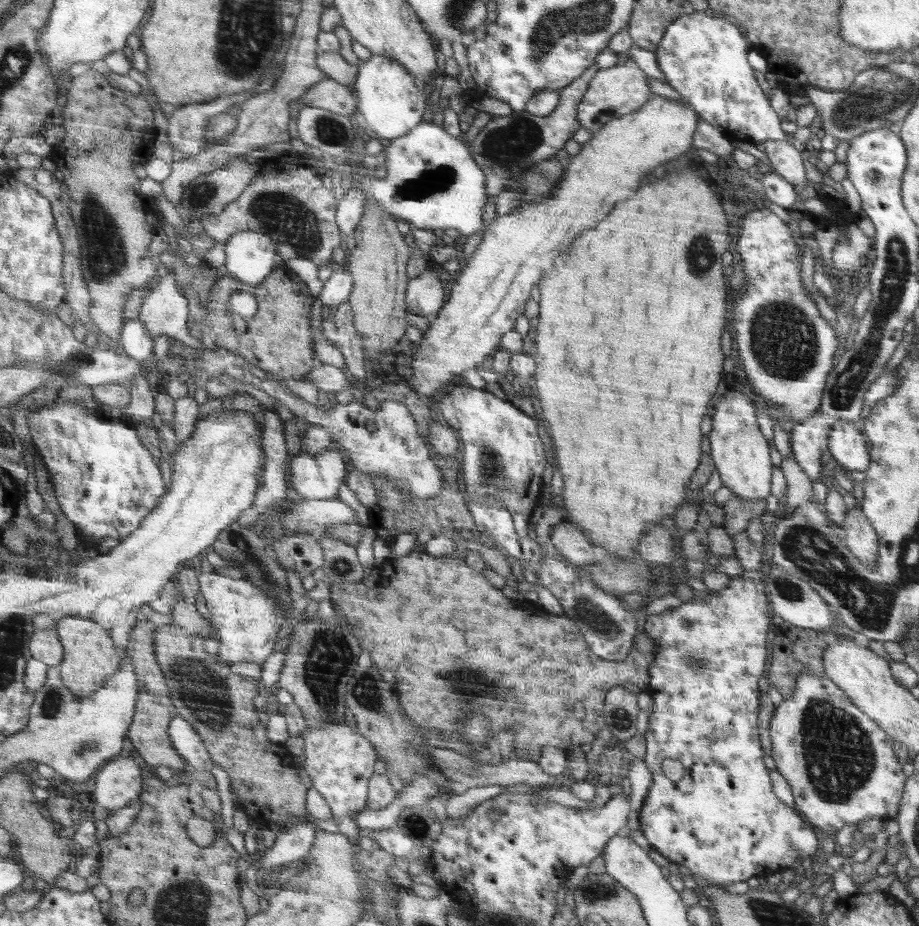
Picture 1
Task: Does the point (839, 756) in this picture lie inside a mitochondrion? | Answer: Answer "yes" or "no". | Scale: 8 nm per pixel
yes

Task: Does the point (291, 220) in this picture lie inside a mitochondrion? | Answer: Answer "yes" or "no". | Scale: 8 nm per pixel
yes

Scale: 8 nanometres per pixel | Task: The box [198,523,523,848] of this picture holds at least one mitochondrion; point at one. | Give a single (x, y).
(329, 659)

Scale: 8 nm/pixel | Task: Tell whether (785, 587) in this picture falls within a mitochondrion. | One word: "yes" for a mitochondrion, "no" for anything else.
yes

